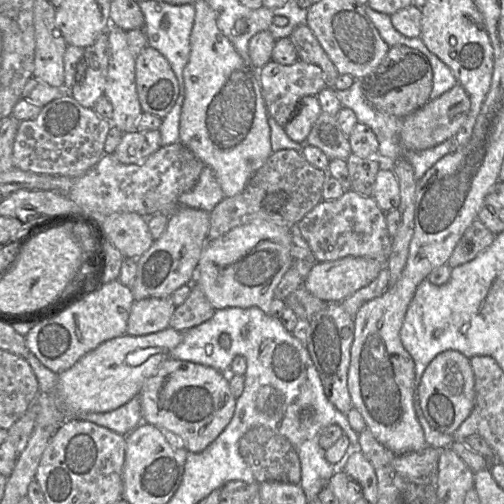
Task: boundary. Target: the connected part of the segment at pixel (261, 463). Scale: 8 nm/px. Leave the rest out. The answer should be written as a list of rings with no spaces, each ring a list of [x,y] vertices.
[[[265,426],[248,430],[239,440],[239,453],[250,467],[257,482],[278,481],[299,484],[301,481],[301,463],[290,441]]]

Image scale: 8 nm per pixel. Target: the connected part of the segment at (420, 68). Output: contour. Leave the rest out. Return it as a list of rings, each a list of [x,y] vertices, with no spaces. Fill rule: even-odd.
[[[406,45],[391,46],[378,67],[360,79],[364,98],[373,109],[401,118],[426,104],[433,88],[429,59],[419,50]]]

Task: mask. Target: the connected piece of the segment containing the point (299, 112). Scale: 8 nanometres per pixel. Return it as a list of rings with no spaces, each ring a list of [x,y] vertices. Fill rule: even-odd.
[[[317,96],[303,97],[291,112],[292,119],[284,126],[286,134],[293,141],[305,144],[313,124],[321,113]]]

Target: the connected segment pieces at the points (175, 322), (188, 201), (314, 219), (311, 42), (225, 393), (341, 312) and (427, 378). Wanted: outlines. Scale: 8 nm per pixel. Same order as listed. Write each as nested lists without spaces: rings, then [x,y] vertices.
[[[192,283],[188,298],[181,306],[176,307],[169,326],[179,332],[184,332],[211,319],[214,313],[214,307],[202,290]]]
[[[205,166],[195,186],[178,197],[178,204],[211,213],[224,198],[225,195],[214,172]]]
[[[353,190],[345,191],[335,200],[322,200],[296,224],[299,233],[310,246],[316,262],[334,261],[346,256],[367,257],[386,263],[391,252],[392,237],[388,233],[385,212],[371,196],[362,196]]]
[[[297,26],[288,38],[296,49],[298,60],[317,65],[323,72],[326,87],[334,87],[339,73],[310,28]]]
[[[168,358],[164,360],[155,375],[148,378],[139,393],[142,422],[160,428],[164,434],[174,434],[174,439],[189,452],[200,453],[222,433],[231,421],[237,399],[231,393],[228,376],[214,368],[190,361]]]
[[[327,303],[309,322],[306,347],[321,379],[328,400],[342,413],[353,407],[348,390],[348,370],[351,345],[354,338],[354,317],[351,317],[341,303]]]
[[[457,350],[437,354],[423,372],[418,398],[429,425],[439,432],[454,434],[470,415],[475,402],[474,373],[469,358]]]

